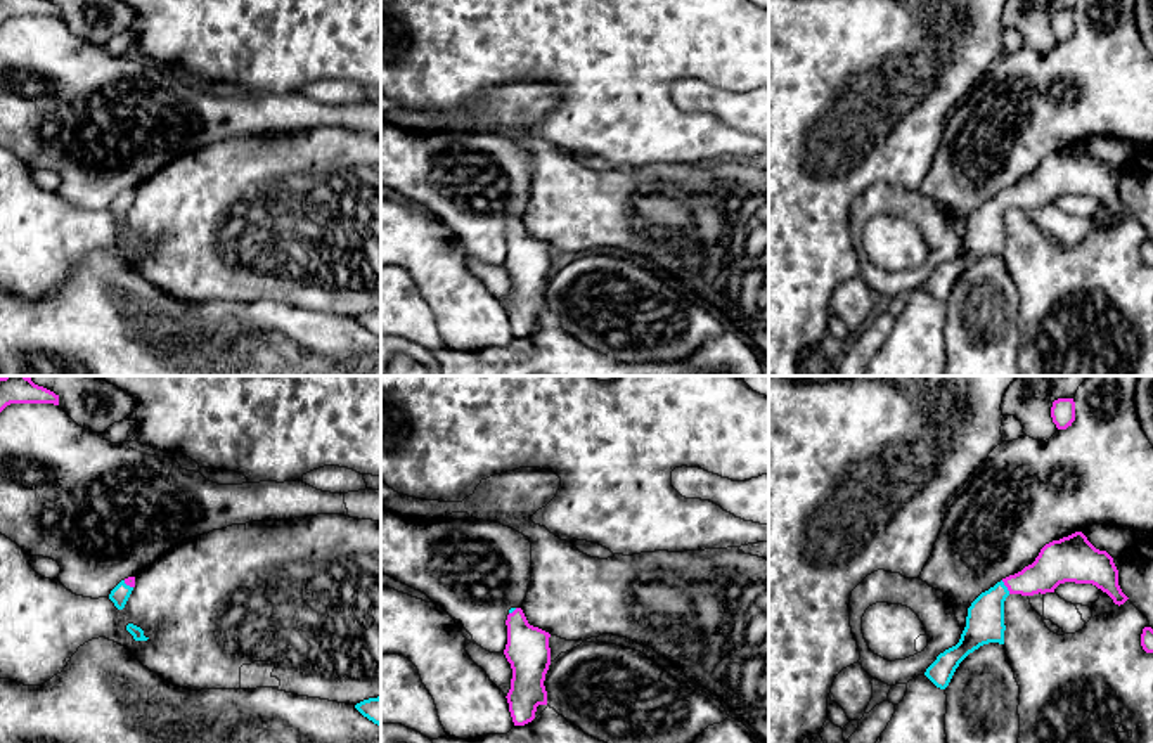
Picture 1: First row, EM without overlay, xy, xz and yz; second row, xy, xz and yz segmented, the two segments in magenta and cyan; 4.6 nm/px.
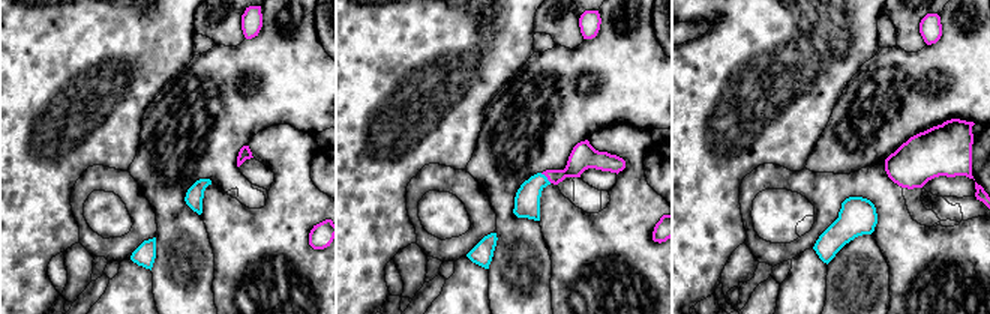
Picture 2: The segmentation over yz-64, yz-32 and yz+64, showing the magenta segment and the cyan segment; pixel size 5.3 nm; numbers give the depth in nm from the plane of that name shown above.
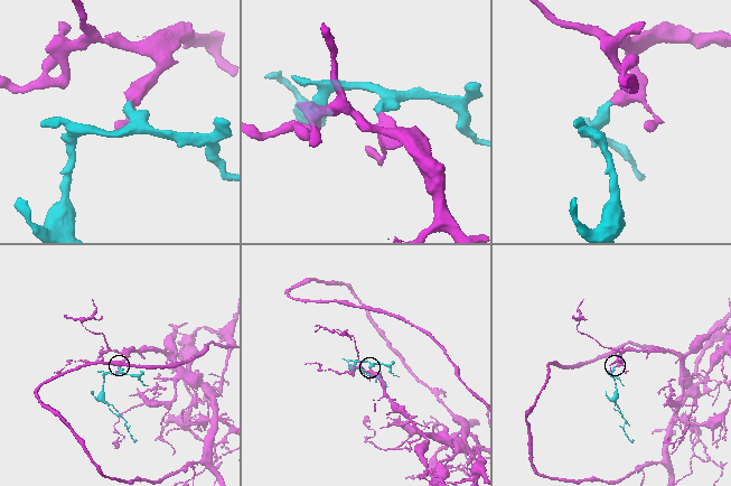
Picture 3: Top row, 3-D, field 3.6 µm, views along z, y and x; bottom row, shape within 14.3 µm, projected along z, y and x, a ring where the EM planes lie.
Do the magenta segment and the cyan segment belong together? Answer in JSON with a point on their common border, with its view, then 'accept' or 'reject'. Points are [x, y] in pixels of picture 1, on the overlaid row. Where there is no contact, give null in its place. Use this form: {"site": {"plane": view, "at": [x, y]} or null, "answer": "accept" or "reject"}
{"site": {"plane": "yz", "at": [1006, 586]}, "answer": "accept"}

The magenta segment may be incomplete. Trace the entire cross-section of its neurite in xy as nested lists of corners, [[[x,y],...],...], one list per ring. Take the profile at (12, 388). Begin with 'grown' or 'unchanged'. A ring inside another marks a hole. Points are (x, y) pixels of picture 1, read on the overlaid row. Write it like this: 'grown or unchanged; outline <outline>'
unchanged; outline [[[3,376],[0,378],[0,412],[10,404],[59,405],[59,395],[35,384],[28,376]]]

